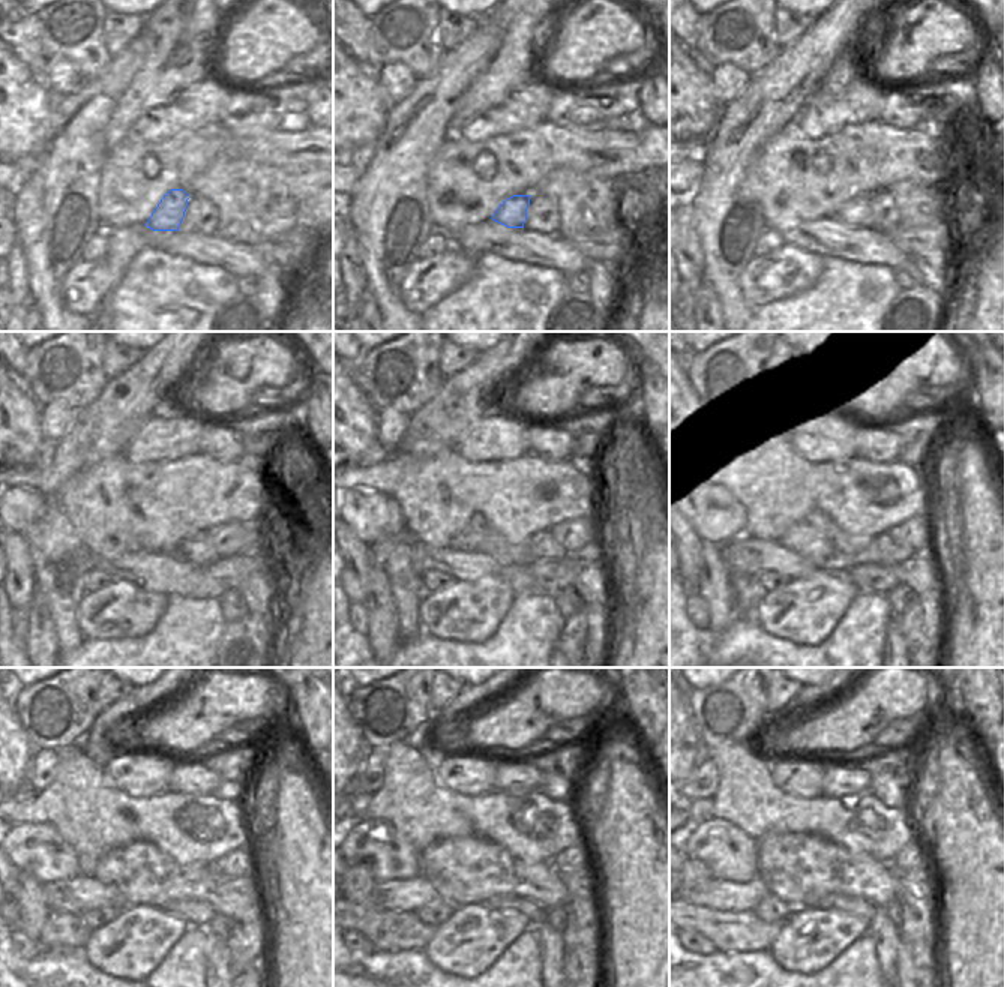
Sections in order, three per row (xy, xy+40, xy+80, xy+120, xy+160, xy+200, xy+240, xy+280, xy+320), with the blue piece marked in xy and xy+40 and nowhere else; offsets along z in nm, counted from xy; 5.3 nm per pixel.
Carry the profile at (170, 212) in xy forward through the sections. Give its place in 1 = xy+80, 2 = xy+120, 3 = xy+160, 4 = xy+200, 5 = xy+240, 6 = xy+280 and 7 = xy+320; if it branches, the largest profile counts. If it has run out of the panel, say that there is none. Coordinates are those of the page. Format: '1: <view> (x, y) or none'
1: xy+80 (856, 212)
2: xy+120 (195, 549)
3: xy+160 (541, 546)
4: xy+200 (886, 552)
5: xy+240 (248, 885)
6: xy+280 (581, 882)
7: xy+320 (922, 878)

